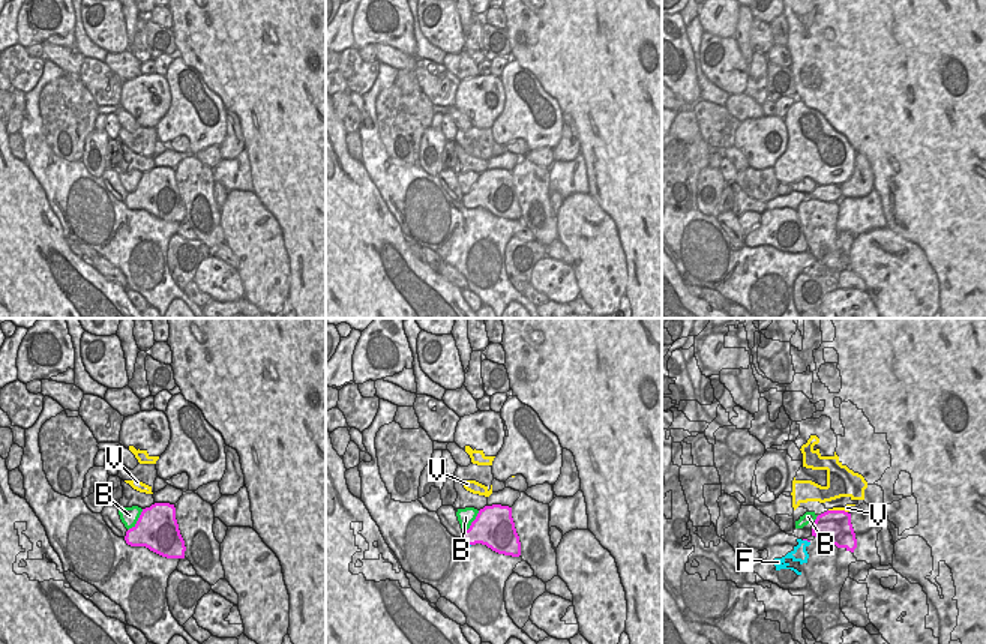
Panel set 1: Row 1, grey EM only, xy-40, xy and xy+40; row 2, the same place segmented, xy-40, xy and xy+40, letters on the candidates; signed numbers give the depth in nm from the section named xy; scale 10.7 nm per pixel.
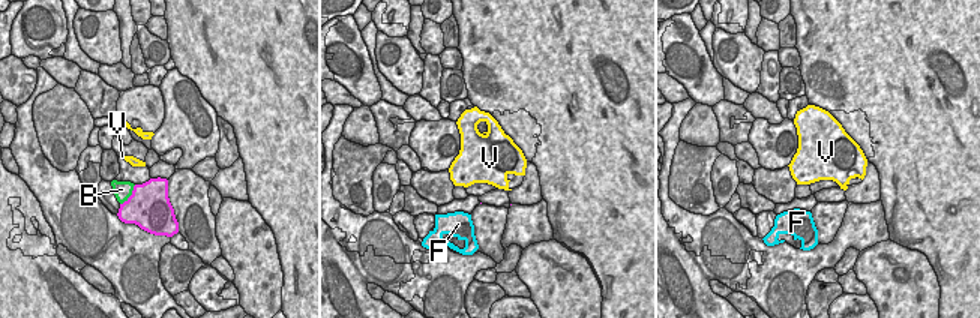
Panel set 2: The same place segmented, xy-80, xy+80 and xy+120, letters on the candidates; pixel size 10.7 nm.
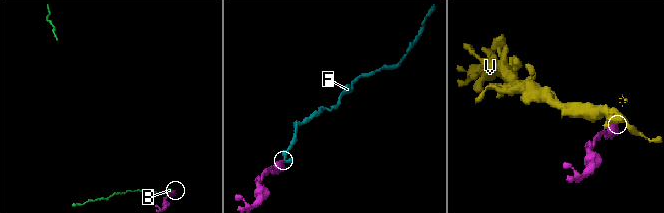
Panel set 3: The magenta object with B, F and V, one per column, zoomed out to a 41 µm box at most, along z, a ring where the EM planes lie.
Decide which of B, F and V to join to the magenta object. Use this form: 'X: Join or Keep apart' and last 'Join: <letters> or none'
B: Keep apart
F: Join
V: Keep apart
Join: F.

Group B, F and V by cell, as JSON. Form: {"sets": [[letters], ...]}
{"sets": [["B"], ["F"], ["V"]]}

